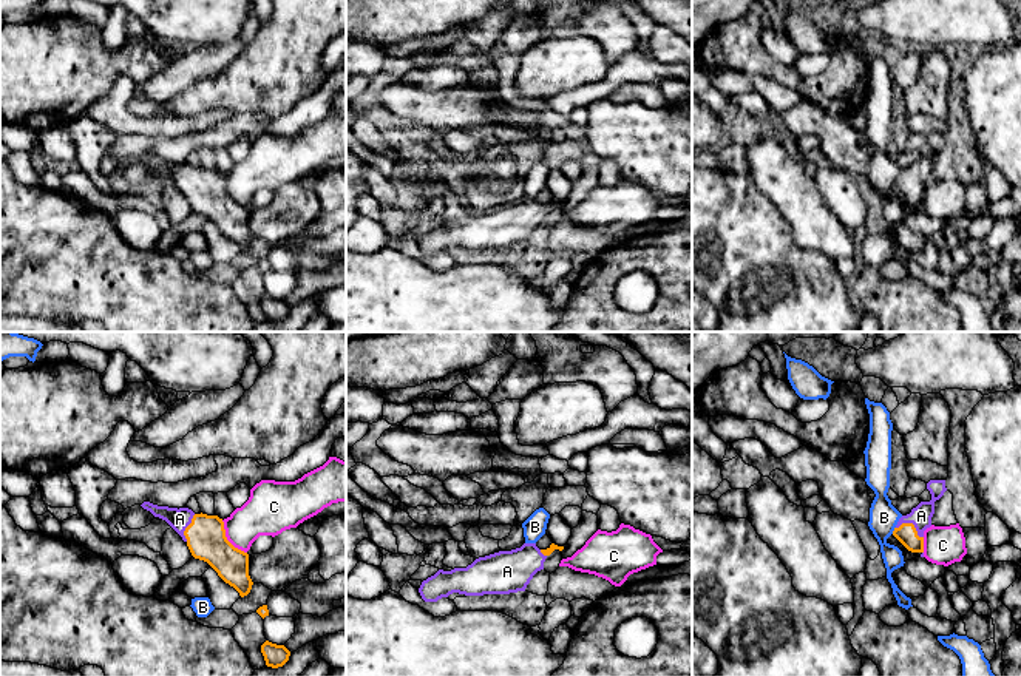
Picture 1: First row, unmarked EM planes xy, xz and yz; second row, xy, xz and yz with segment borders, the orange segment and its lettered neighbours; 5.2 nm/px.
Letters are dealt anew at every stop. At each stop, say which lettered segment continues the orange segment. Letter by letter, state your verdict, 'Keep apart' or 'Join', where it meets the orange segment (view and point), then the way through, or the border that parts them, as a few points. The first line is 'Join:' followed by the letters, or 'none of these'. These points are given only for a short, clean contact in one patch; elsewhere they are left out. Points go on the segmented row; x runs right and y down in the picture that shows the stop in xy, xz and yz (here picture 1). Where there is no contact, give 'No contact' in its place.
Join: A
A: Join. Touches orange at yz (912, 523). Path across: yz (907, 534), (912, 523), (921, 516)
B: Keep apart. Touches orange at yz (895, 530). Boundary: yz (895, 527), (892, 533)
C: Keep apart. Touches orange at xy (226, 539)

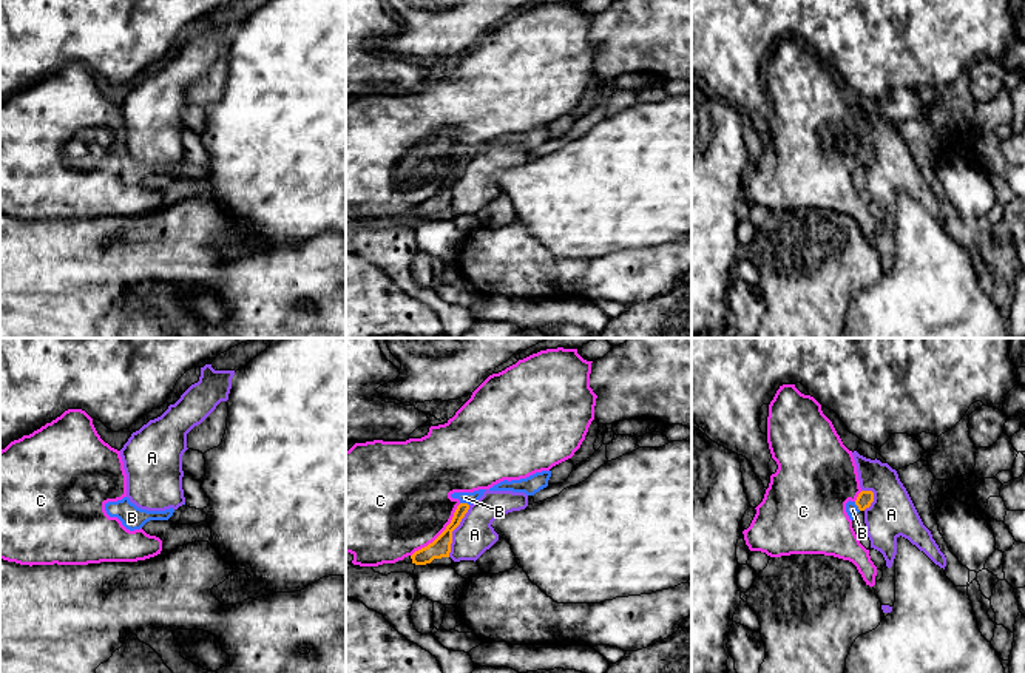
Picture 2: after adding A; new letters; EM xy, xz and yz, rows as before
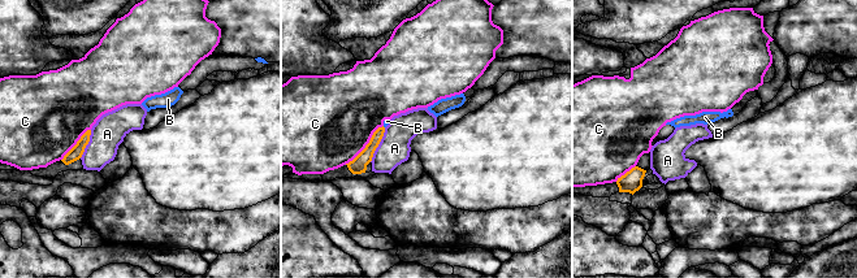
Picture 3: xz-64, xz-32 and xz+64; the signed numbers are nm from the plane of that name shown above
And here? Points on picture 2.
Join: none of these
A: Keep apart. Touches orange at xz (453, 530). Boundary: xz (470, 505), (453, 531), (448, 556)
B: Keep apart. Touches orange at xz (465, 503). Boundary: xz (460, 502), (468, 505)
C: Keep apart. Touches orange at xz (442, 533)

